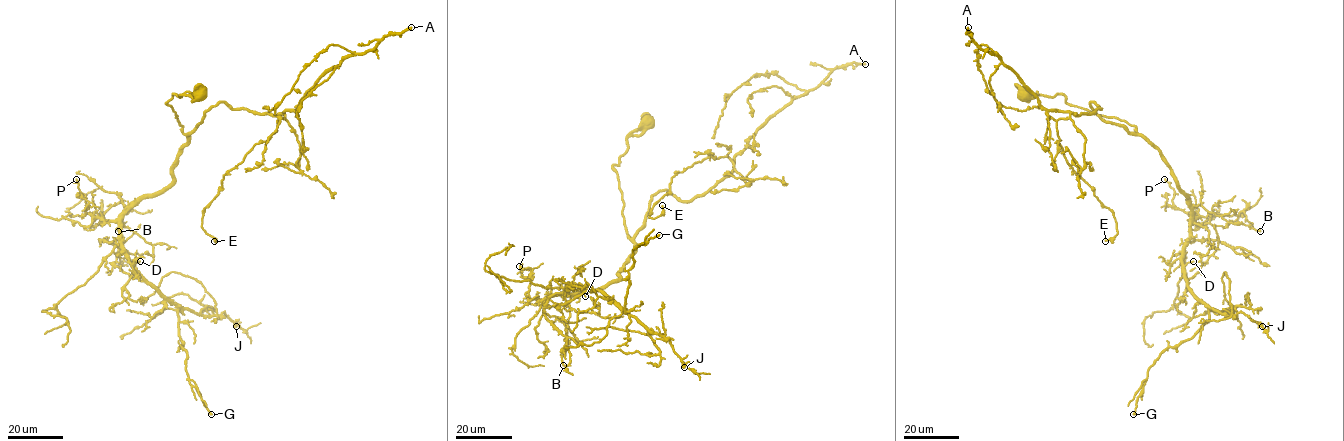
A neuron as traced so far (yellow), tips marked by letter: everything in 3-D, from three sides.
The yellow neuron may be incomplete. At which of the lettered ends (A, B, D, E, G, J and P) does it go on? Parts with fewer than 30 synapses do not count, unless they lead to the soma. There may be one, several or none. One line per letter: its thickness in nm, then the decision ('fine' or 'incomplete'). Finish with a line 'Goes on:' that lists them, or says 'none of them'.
A: 280 nm | incomplete
B: 190 nm | fine
D: 130 nm | fine
E: 140 nm | fine
G: 240 nm | fine
J: 360 nm | fine
P: 180 nm | fine
Goes on: A

